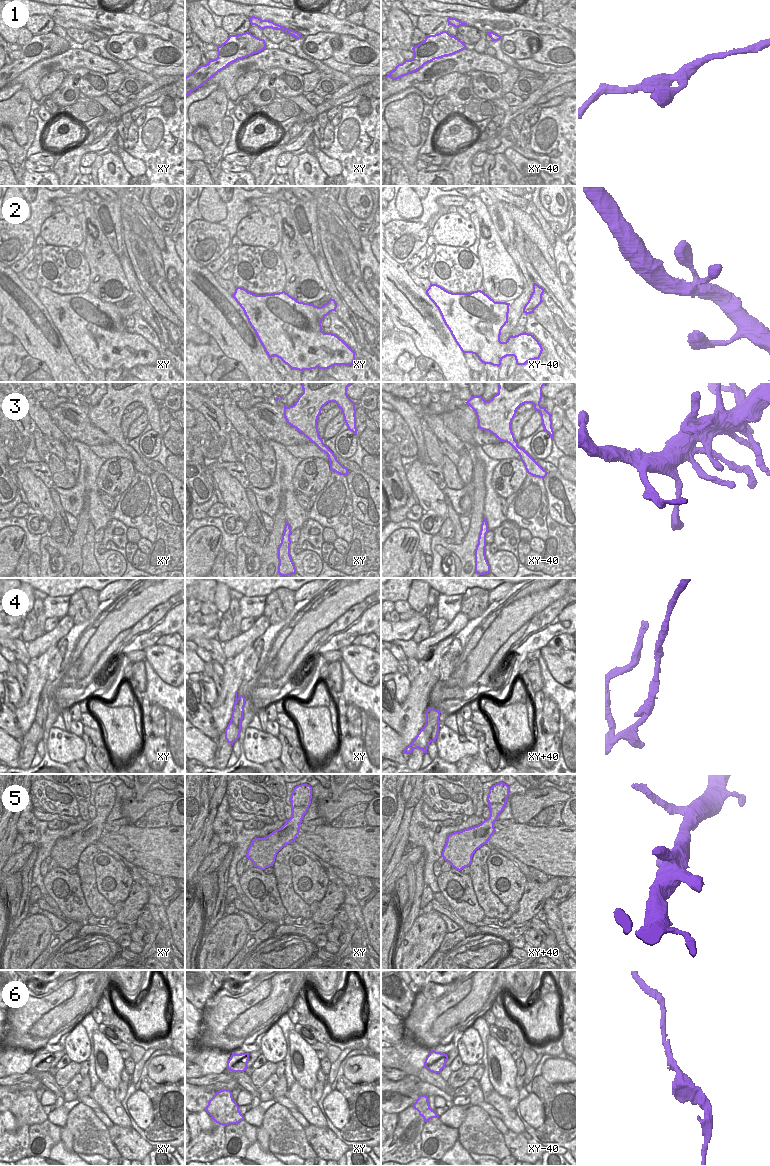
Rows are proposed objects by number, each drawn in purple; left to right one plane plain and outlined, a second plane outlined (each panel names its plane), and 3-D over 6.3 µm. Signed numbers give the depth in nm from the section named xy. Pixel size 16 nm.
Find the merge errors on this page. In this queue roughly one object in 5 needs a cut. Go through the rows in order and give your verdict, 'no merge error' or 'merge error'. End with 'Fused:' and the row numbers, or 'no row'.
1: no merge error
2: no merge error
3: no merge error
4: merge error
5: no merge error
6: no merge error
Fused: 4

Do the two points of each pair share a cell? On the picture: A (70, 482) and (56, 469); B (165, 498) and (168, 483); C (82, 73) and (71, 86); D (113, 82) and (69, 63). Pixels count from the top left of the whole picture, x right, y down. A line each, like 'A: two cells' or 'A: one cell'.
A: one cell
B: one cell
C: two cells
D: two cells

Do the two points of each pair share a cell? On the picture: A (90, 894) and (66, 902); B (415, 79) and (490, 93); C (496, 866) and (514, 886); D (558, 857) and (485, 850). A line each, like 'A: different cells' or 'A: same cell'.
A: different cells
B: different cells
C: same cell
D: different cells

